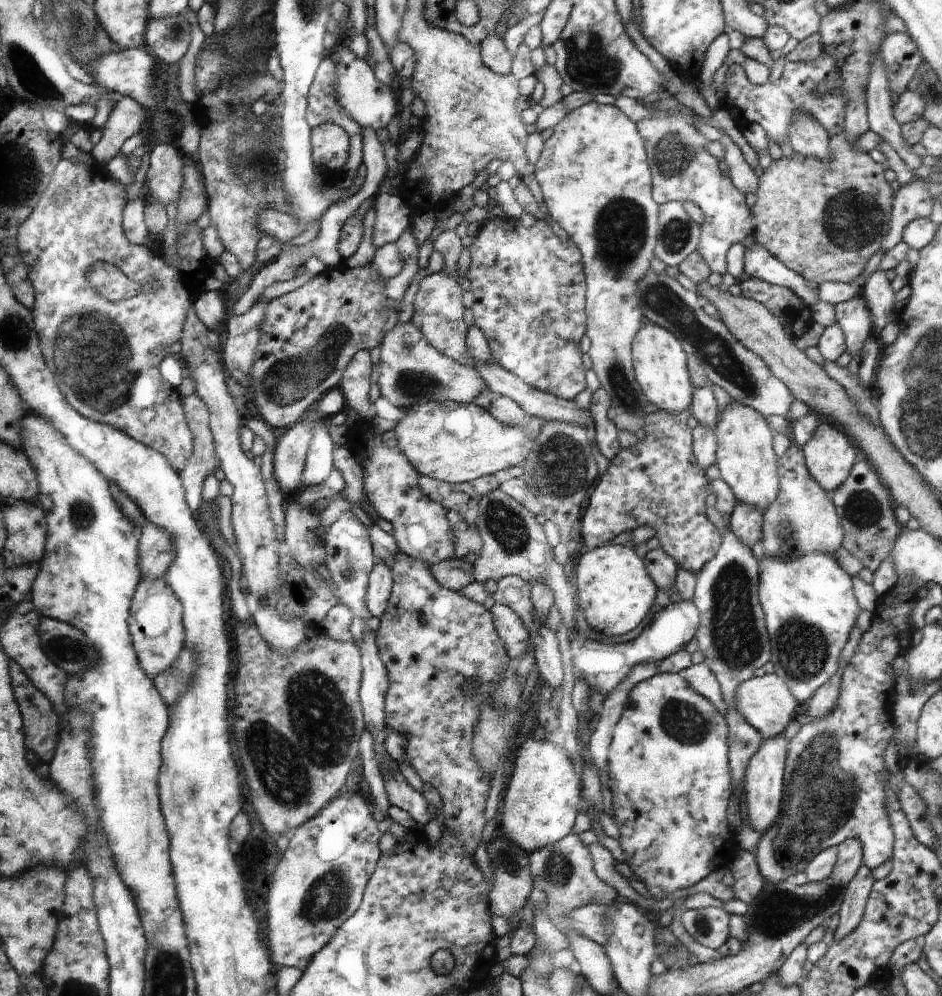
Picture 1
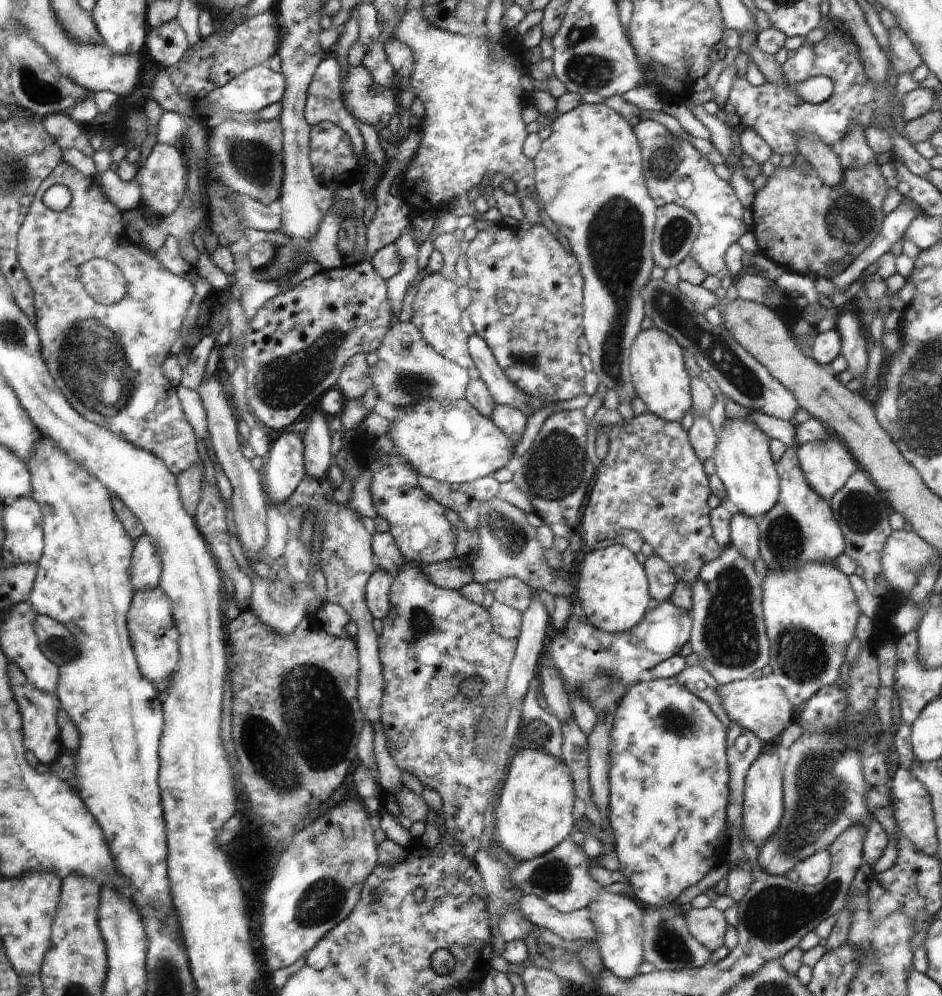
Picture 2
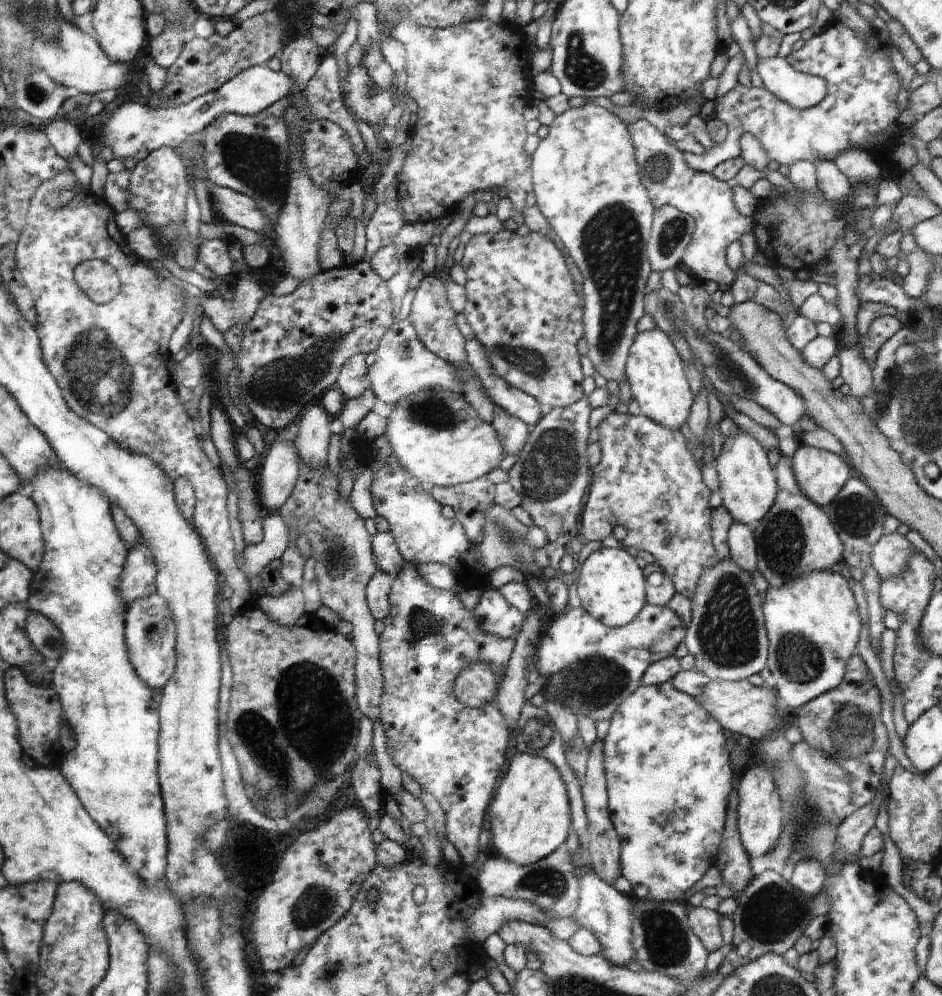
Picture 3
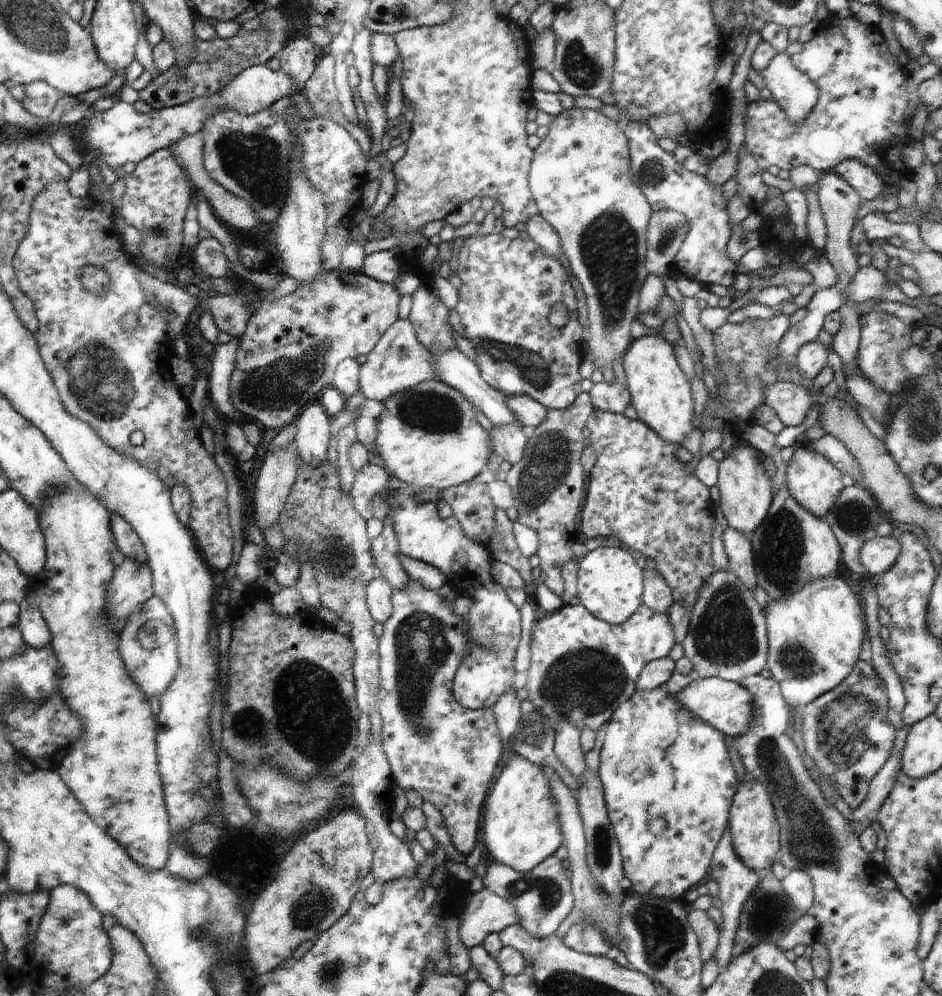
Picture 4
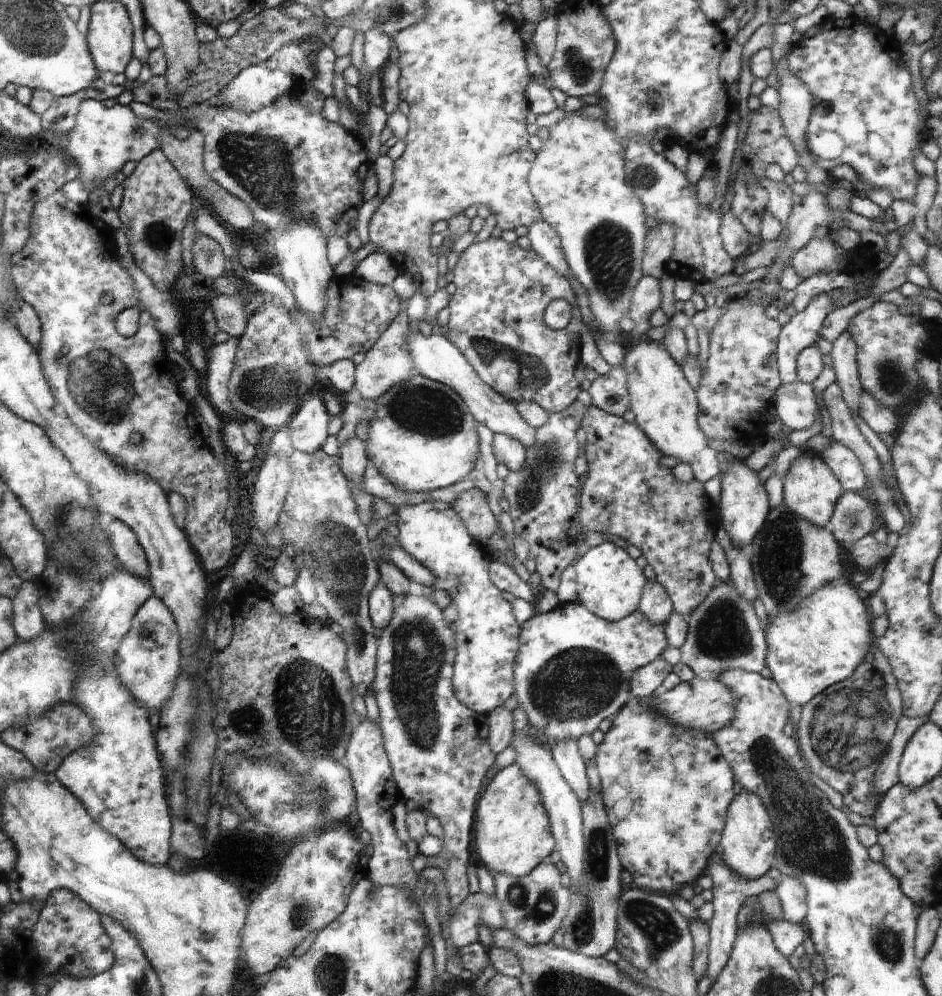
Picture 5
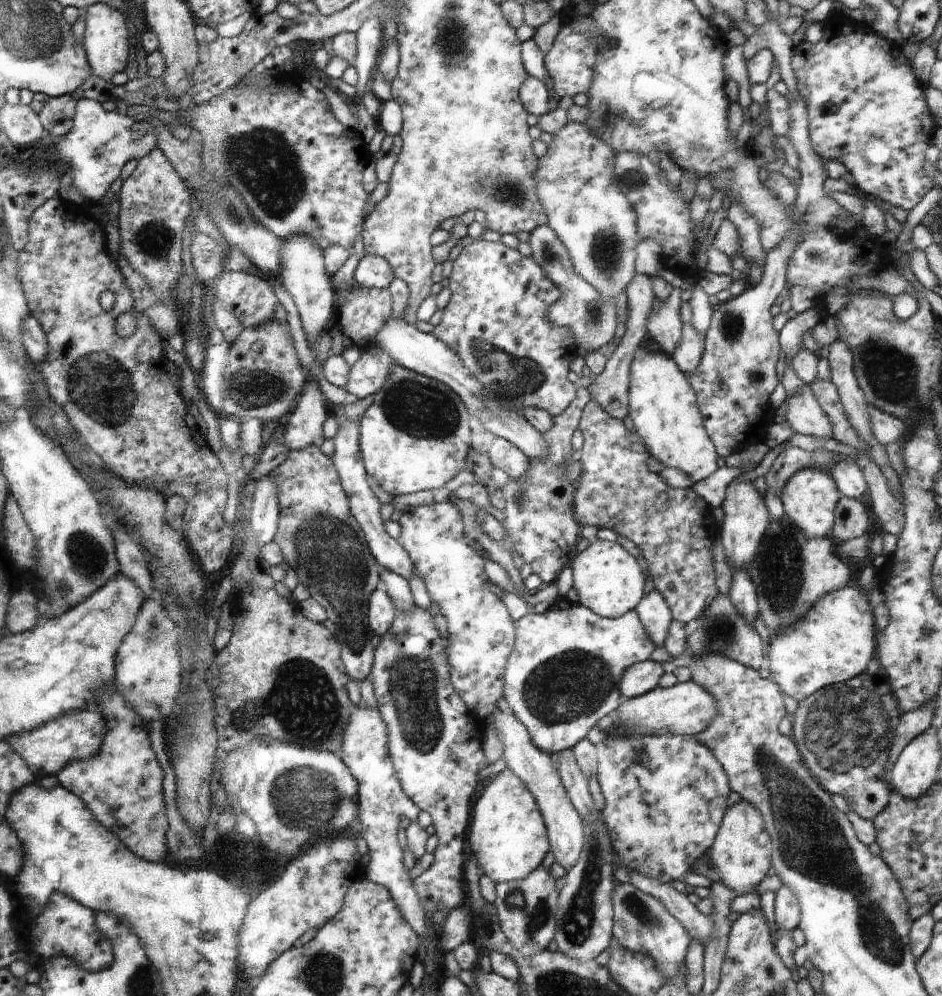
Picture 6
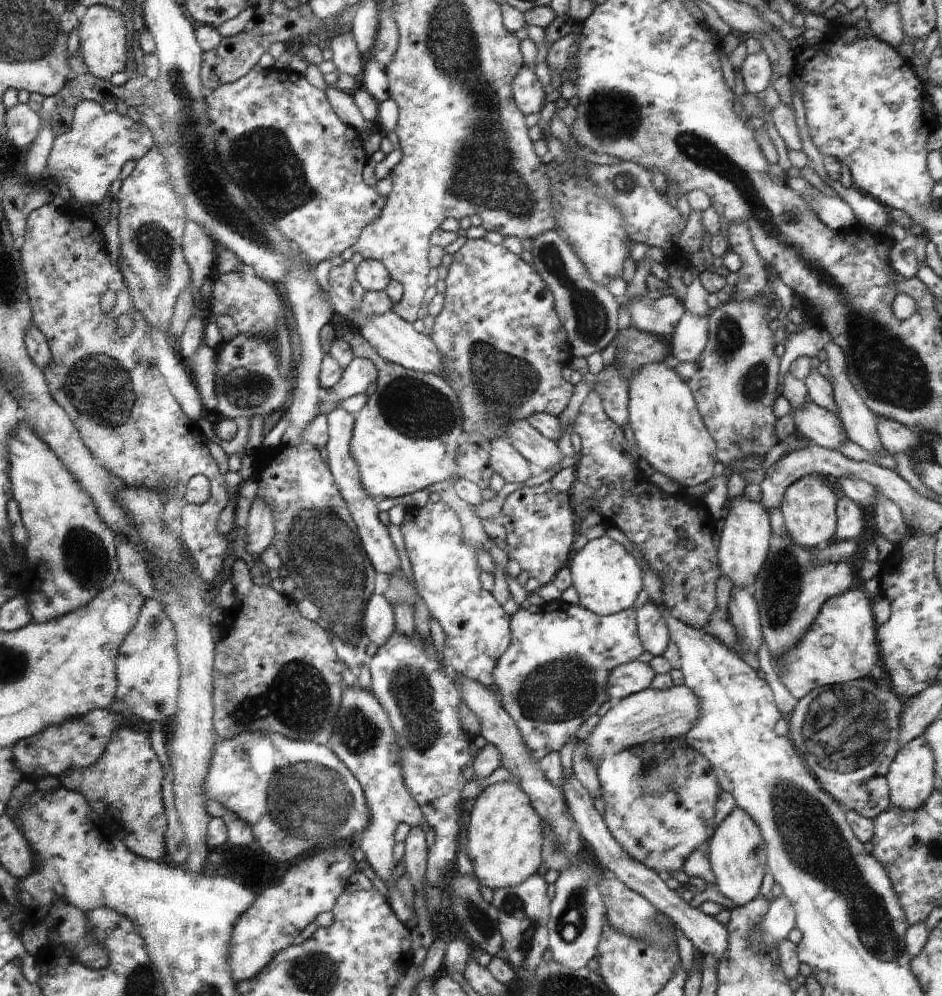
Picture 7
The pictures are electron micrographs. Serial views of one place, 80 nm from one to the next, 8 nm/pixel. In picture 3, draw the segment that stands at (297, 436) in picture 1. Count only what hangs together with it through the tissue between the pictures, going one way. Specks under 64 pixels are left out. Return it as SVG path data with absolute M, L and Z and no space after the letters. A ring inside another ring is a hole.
M293 441L272 445L260 472L260 498L269 514L276 514L292 494L300 476L300 456Z

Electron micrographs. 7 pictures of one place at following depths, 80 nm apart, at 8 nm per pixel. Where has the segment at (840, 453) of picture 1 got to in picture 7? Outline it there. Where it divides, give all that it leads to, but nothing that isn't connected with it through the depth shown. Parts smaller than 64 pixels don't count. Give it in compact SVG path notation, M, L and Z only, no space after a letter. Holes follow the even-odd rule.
M812 475L803 476L786 489L779 504L787 533L793 538L793 542L800 546L818 548L822 544L830 543L835 538L837 527L835 508L838 498L826 482L826 478Z

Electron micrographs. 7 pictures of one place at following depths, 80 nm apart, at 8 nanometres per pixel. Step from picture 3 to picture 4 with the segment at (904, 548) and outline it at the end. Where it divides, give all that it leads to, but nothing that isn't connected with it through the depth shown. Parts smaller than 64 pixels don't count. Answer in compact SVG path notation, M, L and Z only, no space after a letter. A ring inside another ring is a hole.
M876 536L865 541L859 555L865 570L876 579L893 566L900 553L897 538Z

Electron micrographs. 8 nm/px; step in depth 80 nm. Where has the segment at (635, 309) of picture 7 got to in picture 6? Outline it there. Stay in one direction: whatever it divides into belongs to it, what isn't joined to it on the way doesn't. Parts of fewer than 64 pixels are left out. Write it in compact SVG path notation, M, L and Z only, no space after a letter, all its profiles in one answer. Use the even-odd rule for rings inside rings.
M673 287L671 295L661 304L658 312L651 311L647 329L656 342L662 346L666 355L672 356L683 337L682 316L678 314L682 304L680 293L682 289Z

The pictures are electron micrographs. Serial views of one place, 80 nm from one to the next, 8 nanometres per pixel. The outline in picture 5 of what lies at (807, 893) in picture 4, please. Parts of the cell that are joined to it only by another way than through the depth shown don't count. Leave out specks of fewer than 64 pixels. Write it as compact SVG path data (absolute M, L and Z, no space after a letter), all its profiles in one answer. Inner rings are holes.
M782 875L775 891L783 908L784 920L793 923L804 921L807 915L807 892L800 879Z

